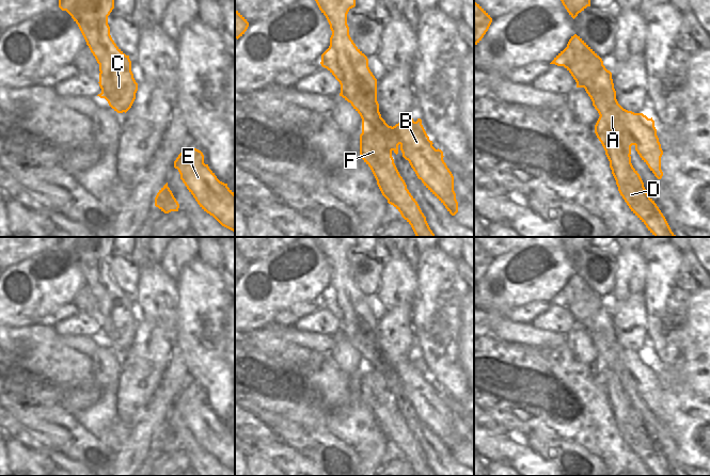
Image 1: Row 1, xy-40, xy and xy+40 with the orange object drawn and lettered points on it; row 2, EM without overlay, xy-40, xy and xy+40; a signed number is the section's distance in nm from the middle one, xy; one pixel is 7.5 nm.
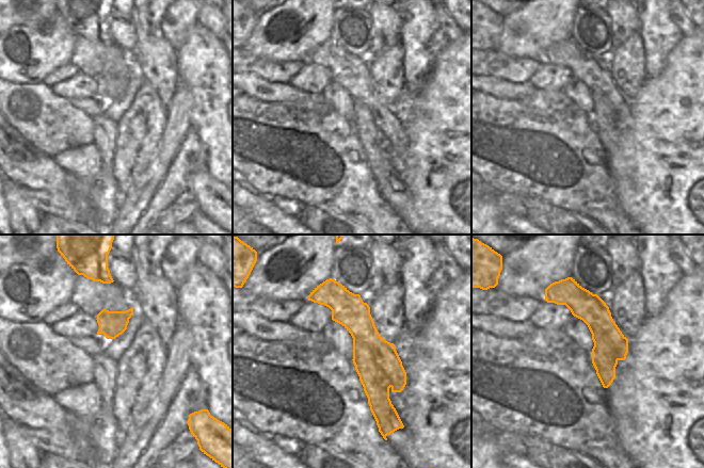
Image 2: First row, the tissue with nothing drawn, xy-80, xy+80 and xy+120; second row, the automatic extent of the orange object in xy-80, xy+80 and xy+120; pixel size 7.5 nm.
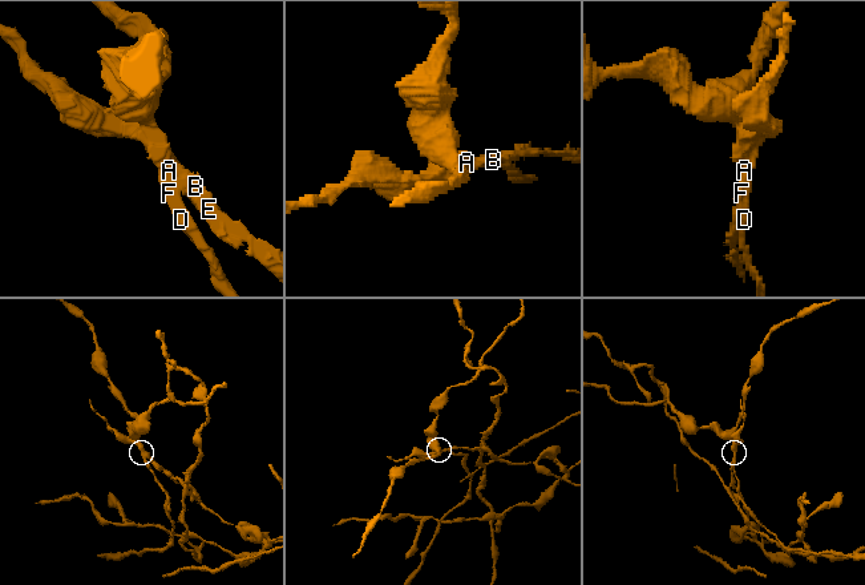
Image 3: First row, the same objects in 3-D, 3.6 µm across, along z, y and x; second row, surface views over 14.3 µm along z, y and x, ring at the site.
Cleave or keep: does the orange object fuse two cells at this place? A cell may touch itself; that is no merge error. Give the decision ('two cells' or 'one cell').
two cells

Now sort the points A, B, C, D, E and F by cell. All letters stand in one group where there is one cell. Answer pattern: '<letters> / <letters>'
A C / B D E F

